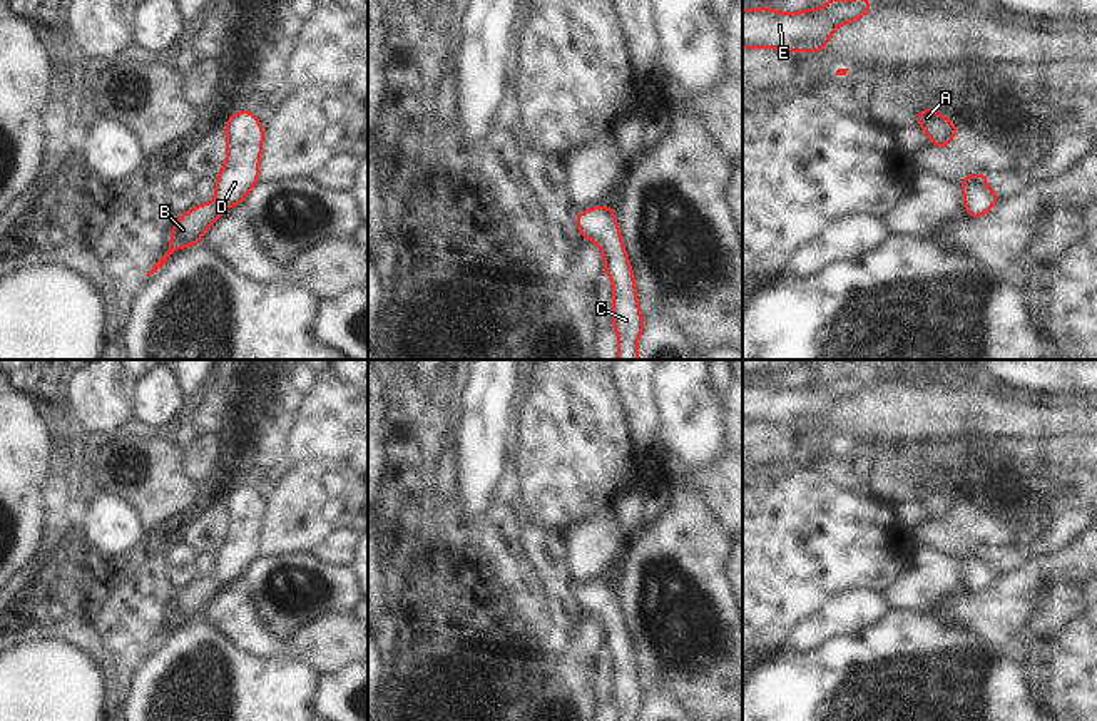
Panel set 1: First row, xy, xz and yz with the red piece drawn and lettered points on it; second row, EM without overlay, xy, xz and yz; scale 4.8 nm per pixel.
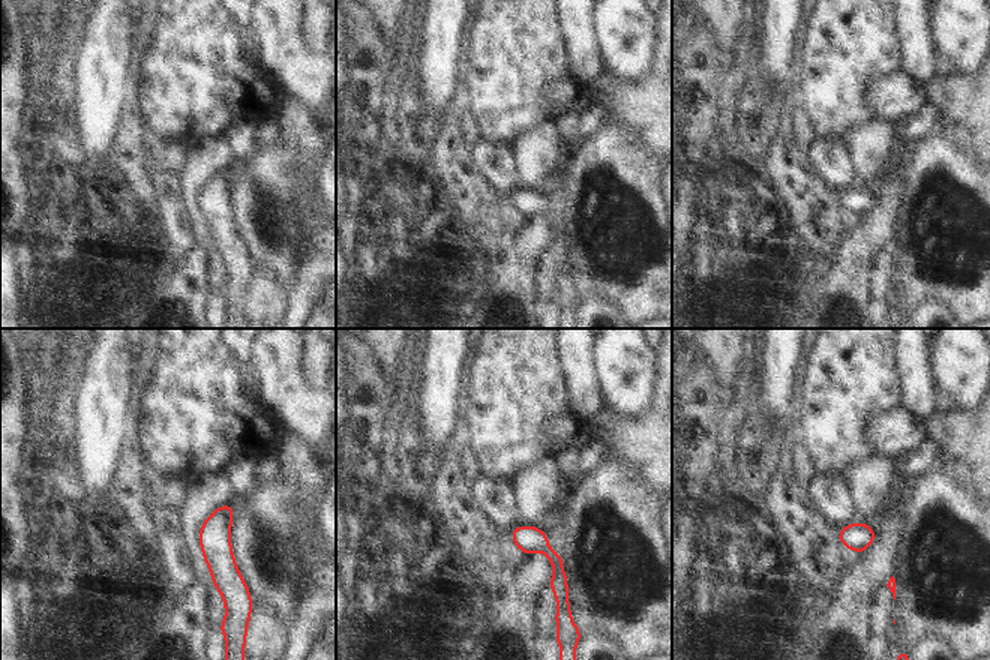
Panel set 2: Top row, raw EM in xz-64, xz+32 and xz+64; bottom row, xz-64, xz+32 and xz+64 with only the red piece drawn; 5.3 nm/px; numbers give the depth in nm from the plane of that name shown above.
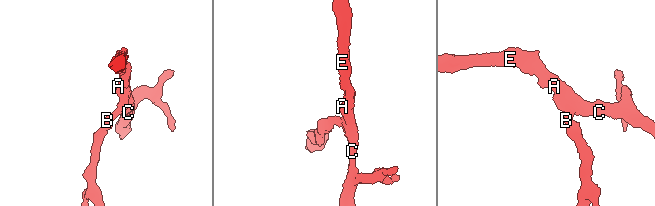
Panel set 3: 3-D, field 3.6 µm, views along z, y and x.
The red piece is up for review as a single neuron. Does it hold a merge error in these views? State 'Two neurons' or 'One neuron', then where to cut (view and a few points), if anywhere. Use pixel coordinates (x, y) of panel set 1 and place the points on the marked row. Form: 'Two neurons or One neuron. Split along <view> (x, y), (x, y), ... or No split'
One neuron. No split

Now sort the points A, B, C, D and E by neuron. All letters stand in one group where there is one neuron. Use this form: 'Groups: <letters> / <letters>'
Groups: A B C D E

